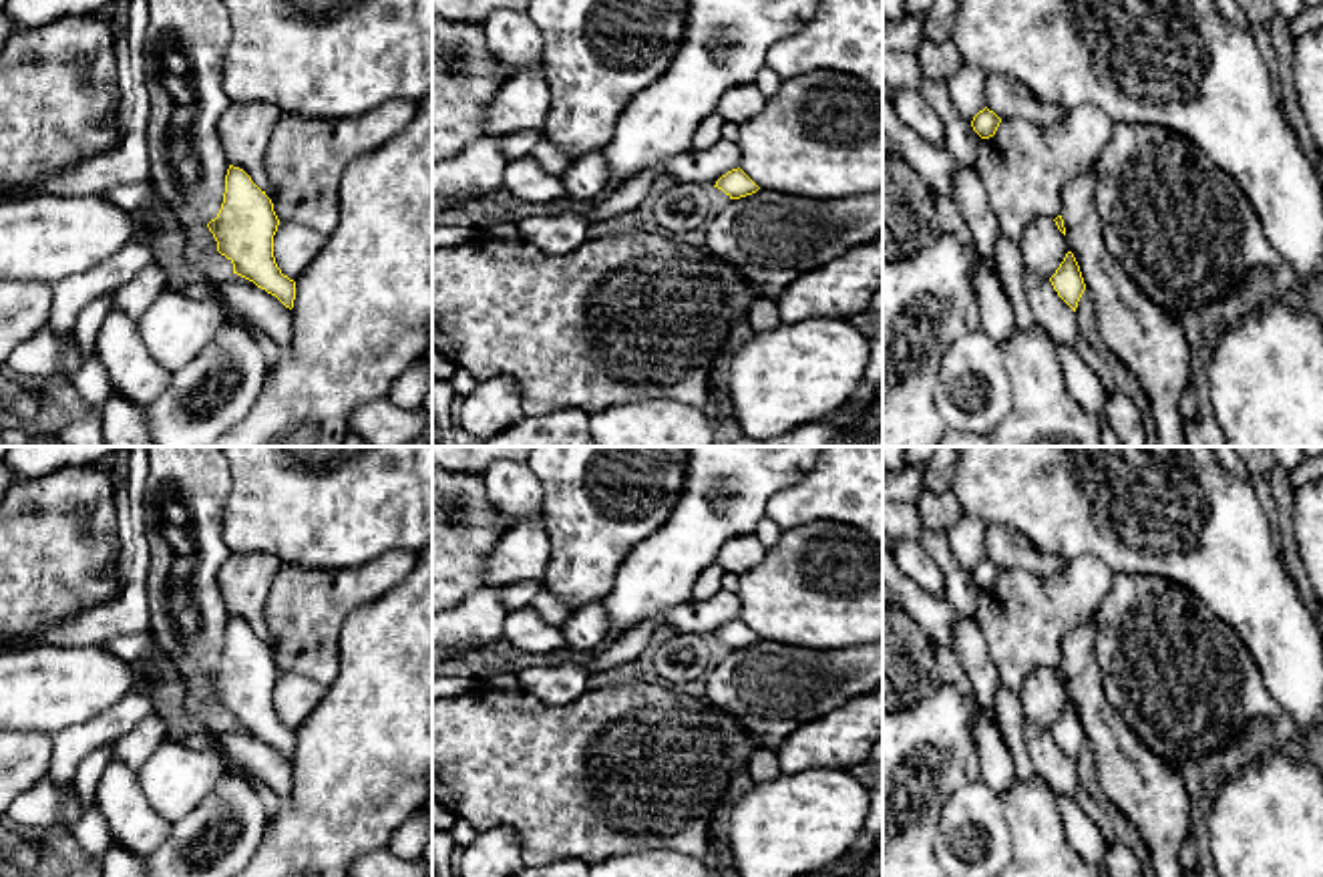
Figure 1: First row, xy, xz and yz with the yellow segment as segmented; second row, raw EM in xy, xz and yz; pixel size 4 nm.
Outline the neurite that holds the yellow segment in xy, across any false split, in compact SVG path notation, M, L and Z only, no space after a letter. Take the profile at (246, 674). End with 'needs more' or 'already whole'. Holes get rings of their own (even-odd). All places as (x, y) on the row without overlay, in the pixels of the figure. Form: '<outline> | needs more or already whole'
M229 616L221 660L207 674L217 702L233 714L233 724L253 732L292 760L296 732L281 724L273 708L277 676L279 670L265 642L243 620Z | already whole

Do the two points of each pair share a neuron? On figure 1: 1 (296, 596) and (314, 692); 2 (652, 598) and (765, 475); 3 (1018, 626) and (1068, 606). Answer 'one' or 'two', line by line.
1: two
2: one
3: one

